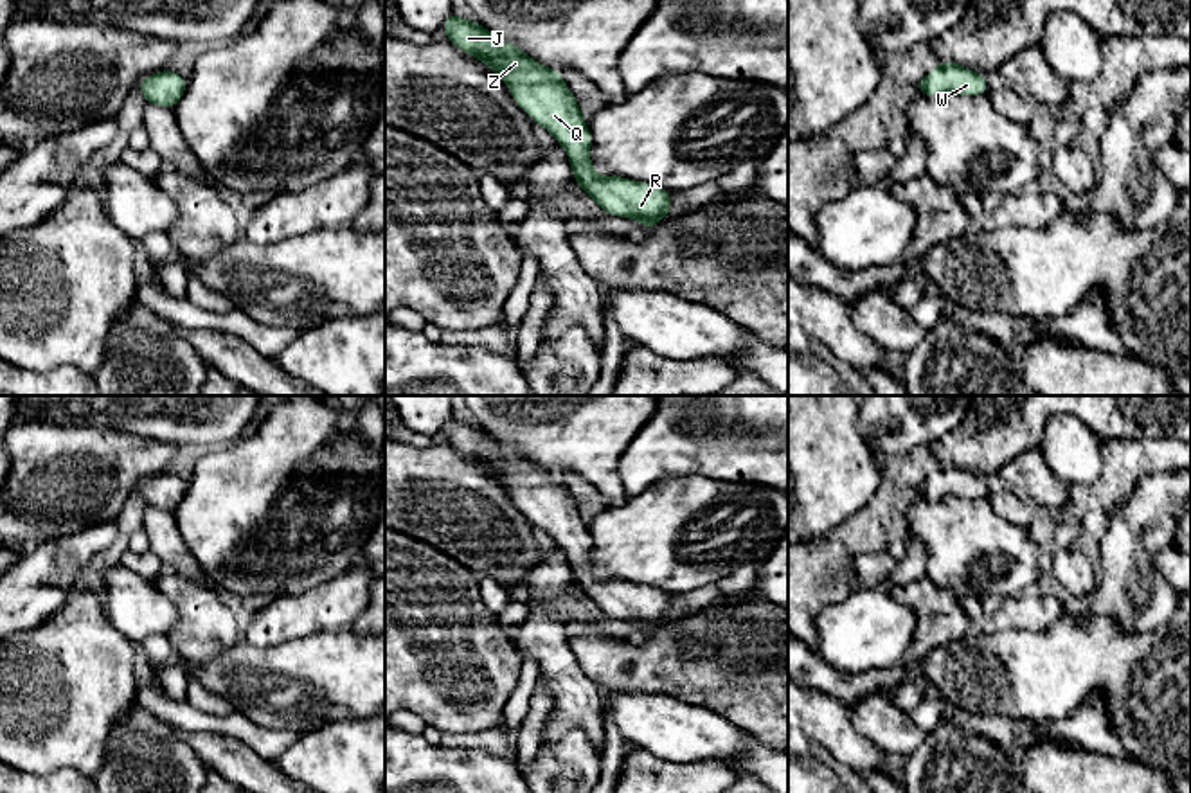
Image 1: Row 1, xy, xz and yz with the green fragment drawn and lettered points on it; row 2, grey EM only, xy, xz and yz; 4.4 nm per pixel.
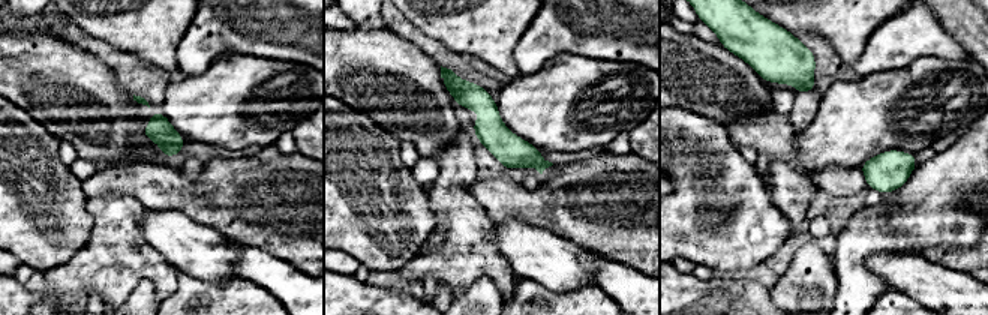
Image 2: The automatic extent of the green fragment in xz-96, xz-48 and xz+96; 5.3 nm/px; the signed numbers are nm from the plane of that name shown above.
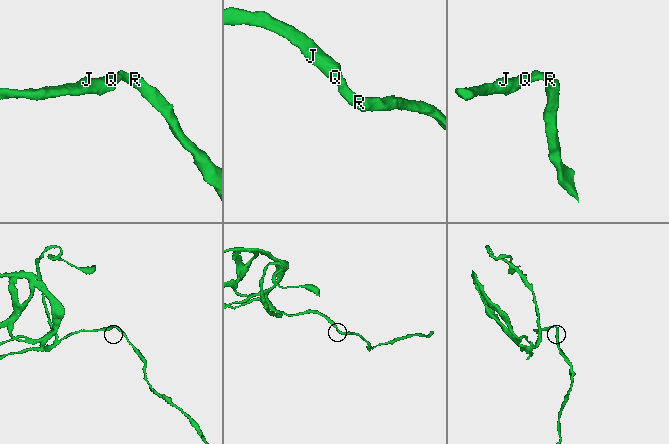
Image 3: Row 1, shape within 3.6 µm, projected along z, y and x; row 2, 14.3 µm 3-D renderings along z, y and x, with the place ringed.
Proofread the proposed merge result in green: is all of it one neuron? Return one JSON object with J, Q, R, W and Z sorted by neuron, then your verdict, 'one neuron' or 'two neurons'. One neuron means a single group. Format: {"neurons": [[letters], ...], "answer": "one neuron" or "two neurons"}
{"neurons": [["J", "Q", "R", "W", "Z"]], "answer": "one neuron"}

